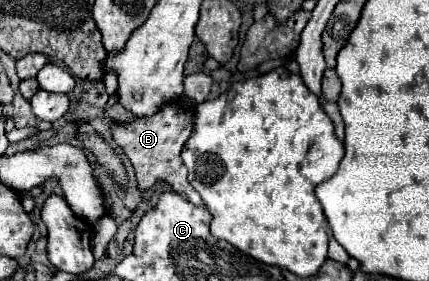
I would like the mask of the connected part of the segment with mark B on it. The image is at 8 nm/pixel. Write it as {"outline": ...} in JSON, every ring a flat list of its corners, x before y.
{"outline":[[170,103,152,117,142,117,132,123,118,123,112,127,114,143,120,145,124,149,124,155,132,161,142,191,150,189,156,181,166,181,168,185,172,185,172,191,186,197,194,205,202,205,200,195,190,185,186,165,182,163,180,157,180,151,192,133,192,125,194,125,194,113,184,111,178,103]]}

